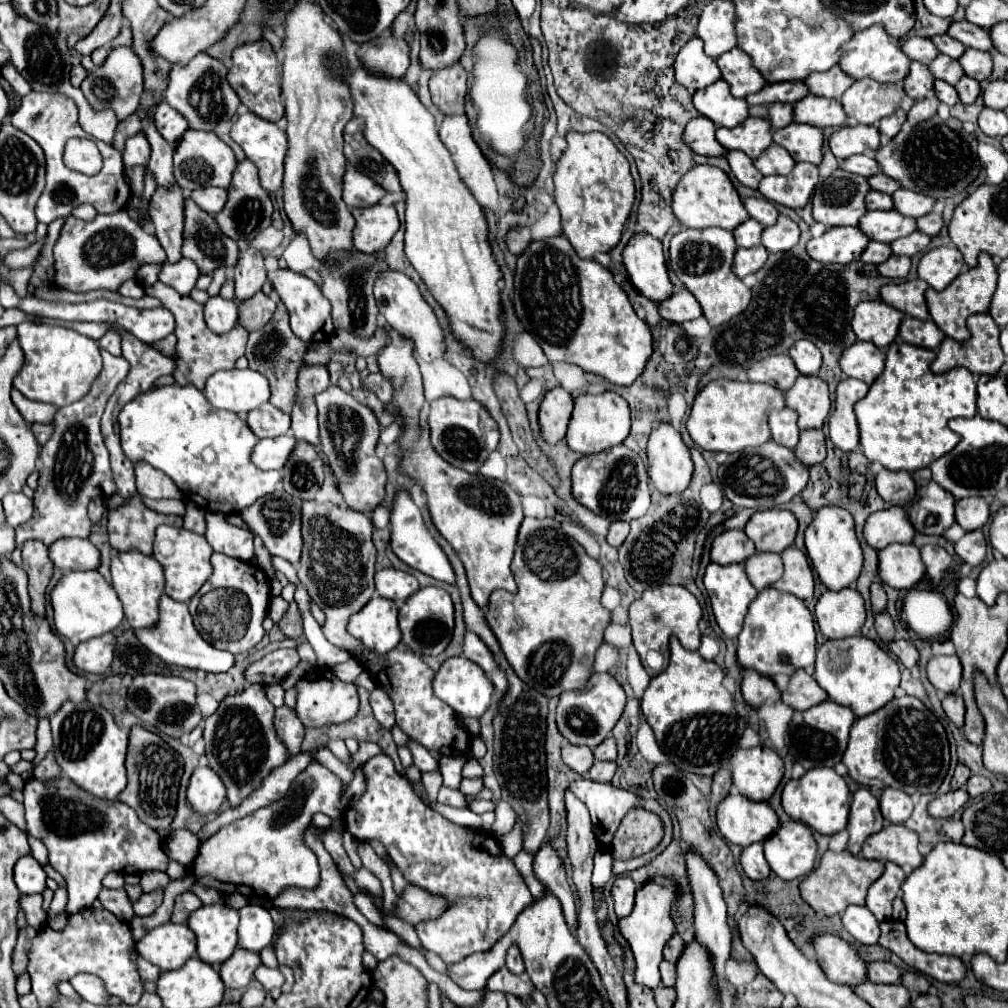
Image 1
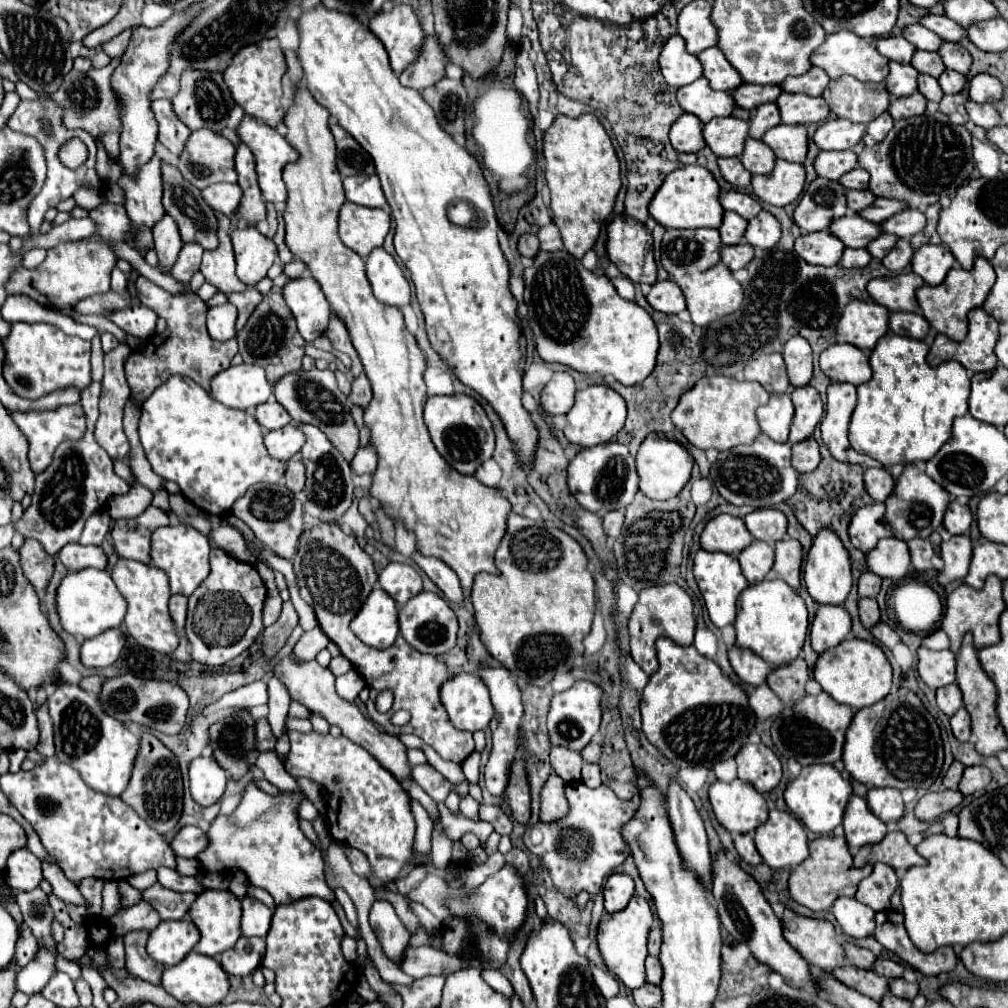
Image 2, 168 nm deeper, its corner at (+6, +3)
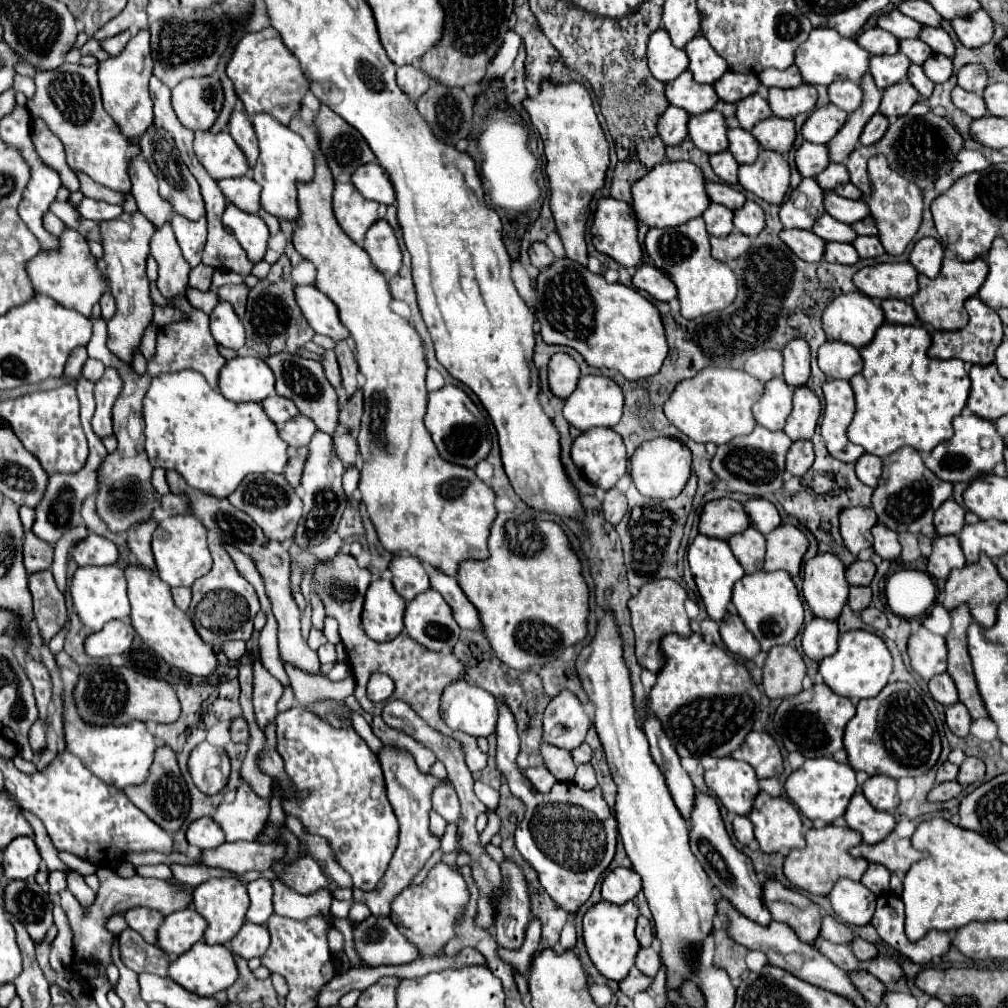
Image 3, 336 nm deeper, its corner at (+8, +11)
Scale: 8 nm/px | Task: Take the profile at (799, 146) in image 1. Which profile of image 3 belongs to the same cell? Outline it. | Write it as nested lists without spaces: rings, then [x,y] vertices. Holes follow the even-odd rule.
[[[769,117],[757,123],[751,131],[755,139],[761,143],[763,149],[787,153],[795,143],[795,121],[793,119],[781,119],[781,117]]]

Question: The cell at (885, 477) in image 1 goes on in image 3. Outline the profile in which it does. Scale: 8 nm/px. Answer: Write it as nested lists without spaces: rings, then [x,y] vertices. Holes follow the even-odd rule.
[[[865,453],[865,455],[857,461],[855,471],[857,471],[861,483],[867,483],[867,487],[875,487],[877,481],[879,481],[879,475],[881,475],[881,459],[875,457],[875,455]]]

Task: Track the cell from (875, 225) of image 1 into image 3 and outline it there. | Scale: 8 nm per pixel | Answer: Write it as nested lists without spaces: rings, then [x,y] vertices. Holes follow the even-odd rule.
[[[823,215],[815,221],[813,233],[817,233],[825,241],[841,241],[841,243],[853,243],[857,239],[855,231],[851,231],[849,223],[839,223],[831,215]]]

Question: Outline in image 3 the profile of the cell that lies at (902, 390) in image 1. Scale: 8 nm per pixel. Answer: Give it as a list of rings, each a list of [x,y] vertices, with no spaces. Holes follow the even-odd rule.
[[[883,323],[873,341],[861,349],[863,371],[851,377],[851,387],[855,391],[855,417],[847,427],[847,437],[851,443],[861,445],[867,453],[885,457],[899,447],[913,447],[921,453],[929,453],[935,445],[951,439],[951,421],[957,417],[969,397],[969,375],[961,359],[931,359],[927,355],[927,331],[917,325],[891,325]]]

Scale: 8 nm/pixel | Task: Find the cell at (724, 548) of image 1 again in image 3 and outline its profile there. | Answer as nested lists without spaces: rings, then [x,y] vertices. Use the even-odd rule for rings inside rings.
[[[733,499],[709,501],[703,507],[699,533],[727,541],[731,535],[743,533],[749,527],[749,517],[741,503]]]

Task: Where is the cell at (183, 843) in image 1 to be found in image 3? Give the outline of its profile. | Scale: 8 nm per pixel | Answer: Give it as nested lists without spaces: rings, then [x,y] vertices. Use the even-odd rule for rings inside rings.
[[[211,817],[195,819],[187,827],[185,835],[187,835],[189,845],[195,845],[199,849],[213,849],[213,847],[217,847],[225,841],[225,835],[223,835],[221,827]]]

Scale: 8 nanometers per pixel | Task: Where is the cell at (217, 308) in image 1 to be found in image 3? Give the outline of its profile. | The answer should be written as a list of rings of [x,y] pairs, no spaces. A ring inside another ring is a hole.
[[[219,301],[209,315],[213,339],[229,349],[241,349],[245,343],[245,329],[227,301]]]

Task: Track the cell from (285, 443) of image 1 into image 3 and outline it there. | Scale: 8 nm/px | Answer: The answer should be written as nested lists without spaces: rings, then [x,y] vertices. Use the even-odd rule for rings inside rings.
[[[297,415],[295,419],[289,419],[281,429],[279,429],[279,437],[289,445],[289,447],[303,447],[309,445],[313,433],[317,431],[315,423],[309,417]]]

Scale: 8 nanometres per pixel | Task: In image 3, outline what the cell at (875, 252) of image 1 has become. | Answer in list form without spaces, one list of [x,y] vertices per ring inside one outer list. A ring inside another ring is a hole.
[[[827,243],[825,245],[825,261],[829,263],[843,263],[843,265],[853,265],[859,261],[859,253],[851,243]]]

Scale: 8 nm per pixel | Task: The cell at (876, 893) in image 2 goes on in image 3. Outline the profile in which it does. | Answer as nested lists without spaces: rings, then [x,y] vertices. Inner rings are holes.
[[[869,863],[869,869],[867,869],[865,875],[861,877],[861,883],[863,883],[869,891],[873,891],[875,895],[881,895],[883,891],[889,889],[889,877],[891,877],[891,873],[887,873],[881,865]]]

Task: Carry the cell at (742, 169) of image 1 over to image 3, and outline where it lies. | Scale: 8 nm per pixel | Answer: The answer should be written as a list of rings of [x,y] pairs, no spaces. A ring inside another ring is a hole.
[[[723,151],[723,153],[715,153],[709,157],[711,161],[711,167],[713,171],[729,185],[735,185],[737,183],[737,169],[739,169],[739,163],[735,163],[735,157],[729,153],[729,151]]]

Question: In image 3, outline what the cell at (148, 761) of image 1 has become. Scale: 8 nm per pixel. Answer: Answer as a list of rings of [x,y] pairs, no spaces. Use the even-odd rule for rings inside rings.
[[[159,745],[155,749],[155,759],[153,759],[153,765],[151,765],[151,771],[149,771],[147,779],[141,785],[125,787],[123,791],[135,807],[139,807],[147,817],[151,817],[167,833],[177,831],[183,825],[183,821],[189,813],[189,801],[191,801],[189,791],[187,791],[187,785],[181,777],[177,757],[171,751],[171,747],[167,747],[167,745]]]

